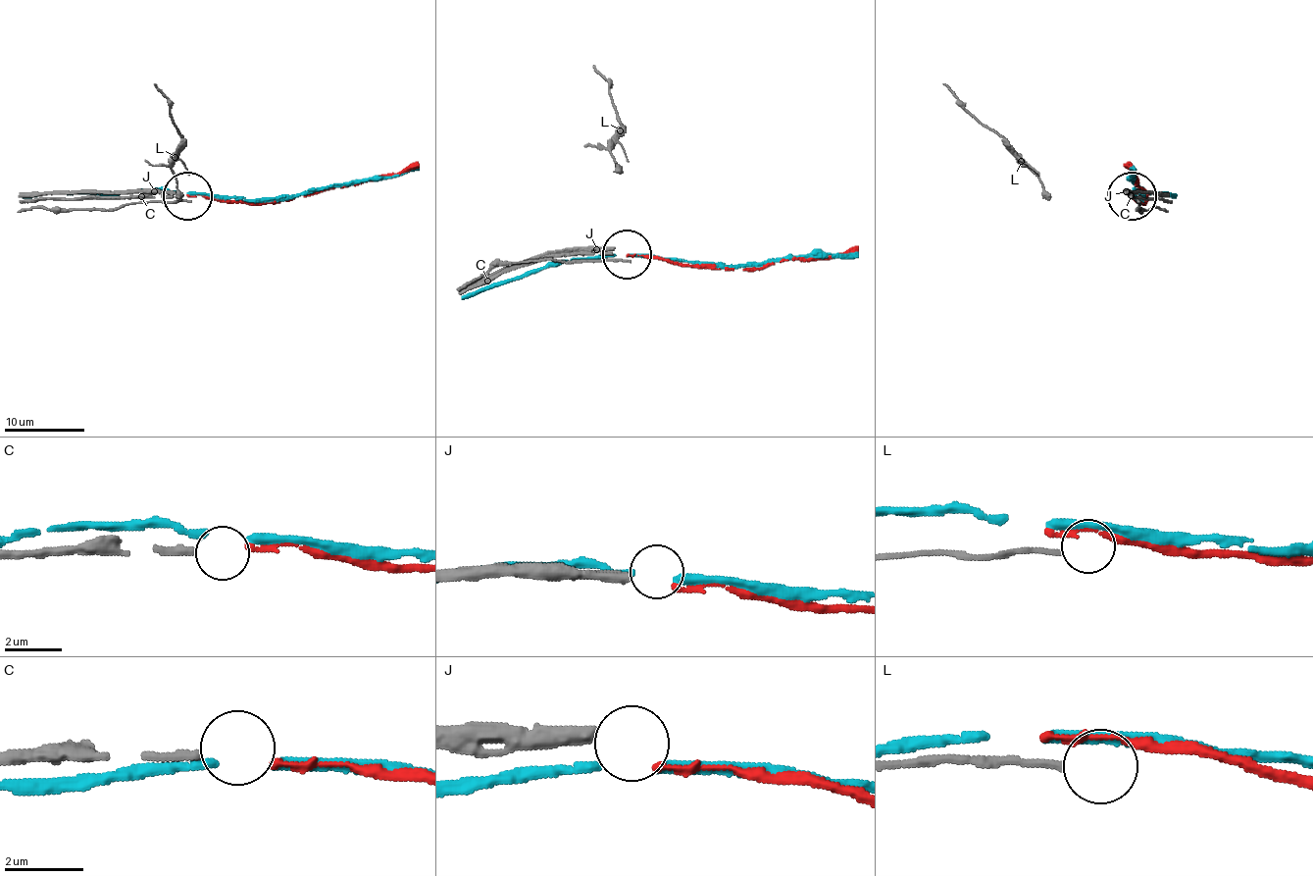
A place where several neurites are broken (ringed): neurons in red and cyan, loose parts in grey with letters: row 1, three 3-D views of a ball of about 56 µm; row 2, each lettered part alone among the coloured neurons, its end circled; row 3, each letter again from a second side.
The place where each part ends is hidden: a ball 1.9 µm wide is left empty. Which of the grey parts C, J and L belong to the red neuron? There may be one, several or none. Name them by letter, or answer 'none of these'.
C

